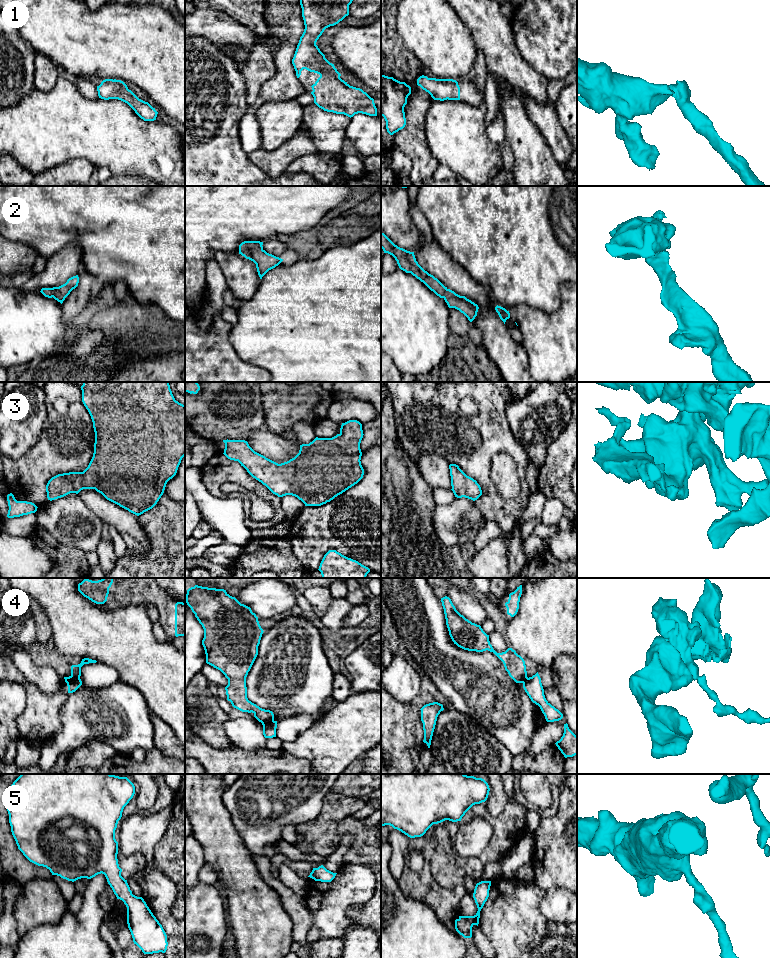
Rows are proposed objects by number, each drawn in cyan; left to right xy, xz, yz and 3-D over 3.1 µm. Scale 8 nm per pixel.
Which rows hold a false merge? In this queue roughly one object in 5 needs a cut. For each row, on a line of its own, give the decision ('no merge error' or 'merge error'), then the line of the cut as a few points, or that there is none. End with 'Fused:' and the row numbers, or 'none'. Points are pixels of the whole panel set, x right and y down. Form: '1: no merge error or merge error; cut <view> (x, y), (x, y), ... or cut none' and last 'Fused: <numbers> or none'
1: no merge error; cut none
2: no merge error; cut none
3: no merge error; cut none
4: merge error; cut xy (79, 677), (69, 679), (66, 682)
5: no merge error; cut none
Fused: 4

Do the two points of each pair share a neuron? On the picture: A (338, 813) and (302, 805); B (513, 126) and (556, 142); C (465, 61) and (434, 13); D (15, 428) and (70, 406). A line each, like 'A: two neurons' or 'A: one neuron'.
A: two neurons
B: two neurons
C: one neuron
D: two neurons

